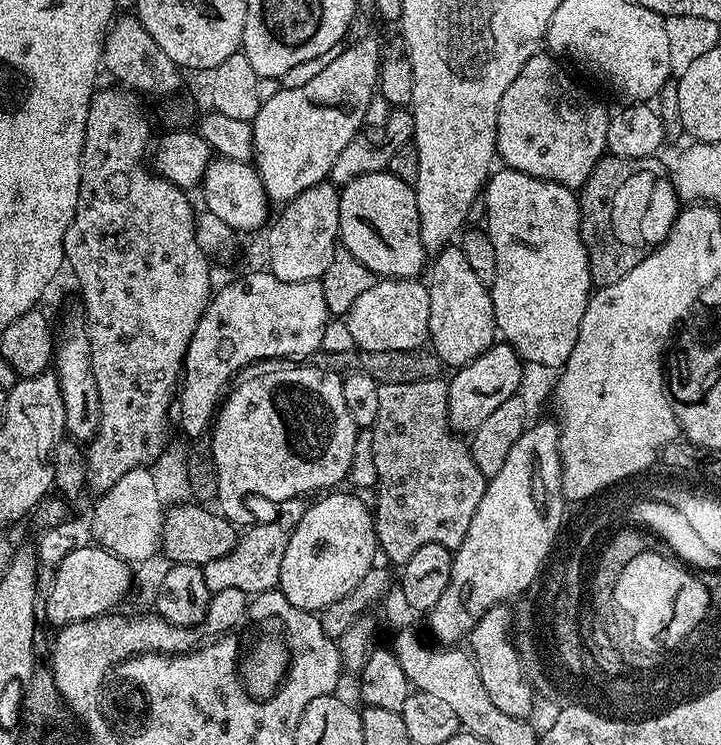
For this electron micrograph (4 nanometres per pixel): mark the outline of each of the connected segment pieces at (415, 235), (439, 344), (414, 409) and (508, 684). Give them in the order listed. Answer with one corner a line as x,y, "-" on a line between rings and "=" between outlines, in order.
387,170
355,176
339,189
339,243
377,277
411,280
425,271
426,253
419,234
415,192
413,185
=
460,247
443,248
431,257
426,283
430,294
428,340
431,351
436,353
441,365
448,367
449,364
452,370
463,368
497,343
498,329
489,285
474,274
=
443,379
422,382
380,384
378,390
378,418
370,429
372,435
372,468
376,471
374,483
374,515
376,543
389,565
402,566
422,546
437,544
455,549
462,546
470,518
482,502
488,480
474,462
469,441
453,432
448,425
448,386
=
506,612
484,613
480,621
468,633
466,644
470,649
472,659
480,659
478,678
482,678
482,686
486,686
486,694
490,694
490,702
494,702
494,706
498,706
502,714
510,714
510,718
528,720
532,714
532,686
529,679
527,682
524,678
525,669
520,656
516,653
512,629
513,626
508,623

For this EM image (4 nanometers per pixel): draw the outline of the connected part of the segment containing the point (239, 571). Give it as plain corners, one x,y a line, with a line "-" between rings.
295,496
289,500
279,501
276,517
245,527
239,533
234,550
222,558
214,558
214,562
202,565
206,586
211,593
218,590
242,590
249,594
273,591
280,583
282,574
282,554
286,554
286,542
290,542
290,534
302,522
302,514
306,514
309,501
303,496

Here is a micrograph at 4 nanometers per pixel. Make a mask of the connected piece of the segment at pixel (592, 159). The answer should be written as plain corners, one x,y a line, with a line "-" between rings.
541,50
530,57
526,66
522,66
518,78
514,78
510,86
506,86
502,102
498,102
496,156
500,160
504,159
502,164
505,168
513,168
522,174
530,174
534,178
558,182
567,188
579,190
586,178
590,178
594,166
606,154
610,112
590,93
583,92
564,73
564,68
559,62
561,63
555,55

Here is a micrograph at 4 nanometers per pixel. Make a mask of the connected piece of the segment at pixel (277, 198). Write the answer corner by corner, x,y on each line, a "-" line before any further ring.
368,36
345,52
337,51
327,61
329,64
309,80
293,88
281,87
274,98
261,103
258,114
250,121
252,151
256,173
273,205
283,206
308,187
331,177
338,154
363,129
360,127
364,115
372,104
372,96
374,100
377,95
381,51
382,44

